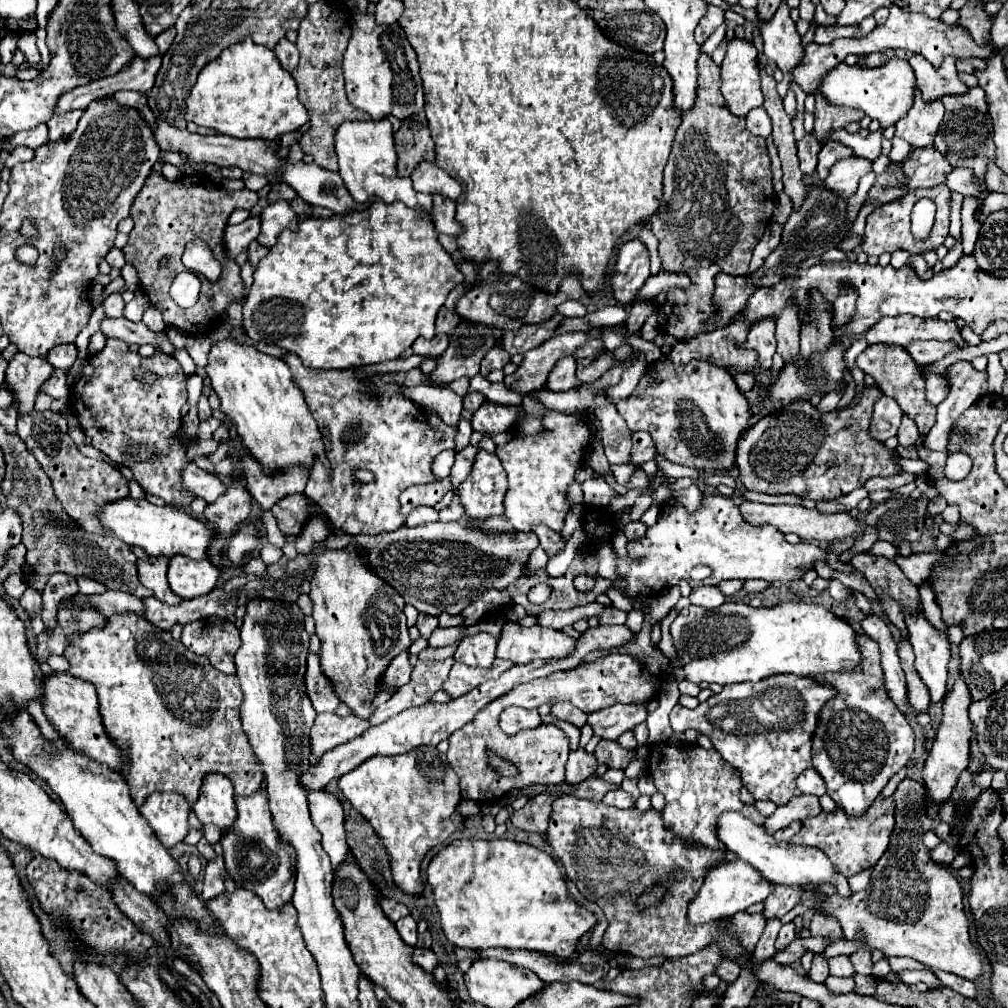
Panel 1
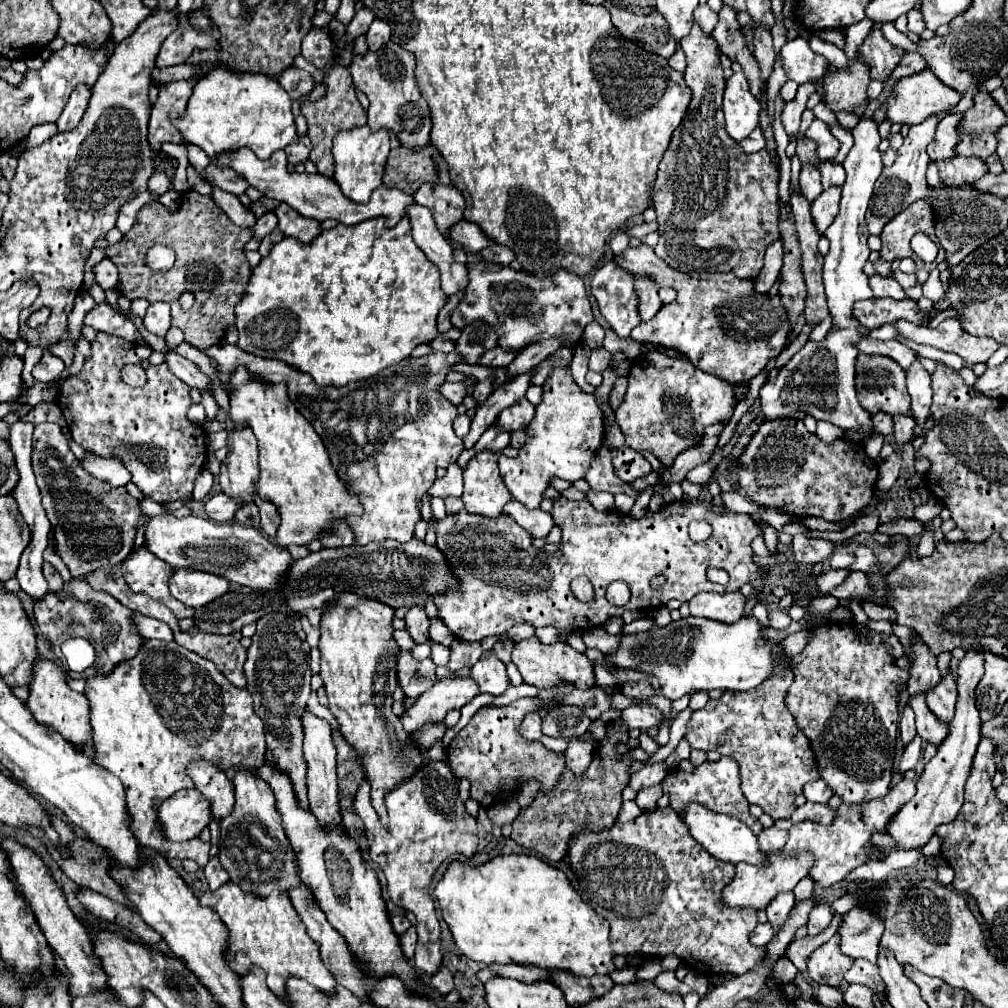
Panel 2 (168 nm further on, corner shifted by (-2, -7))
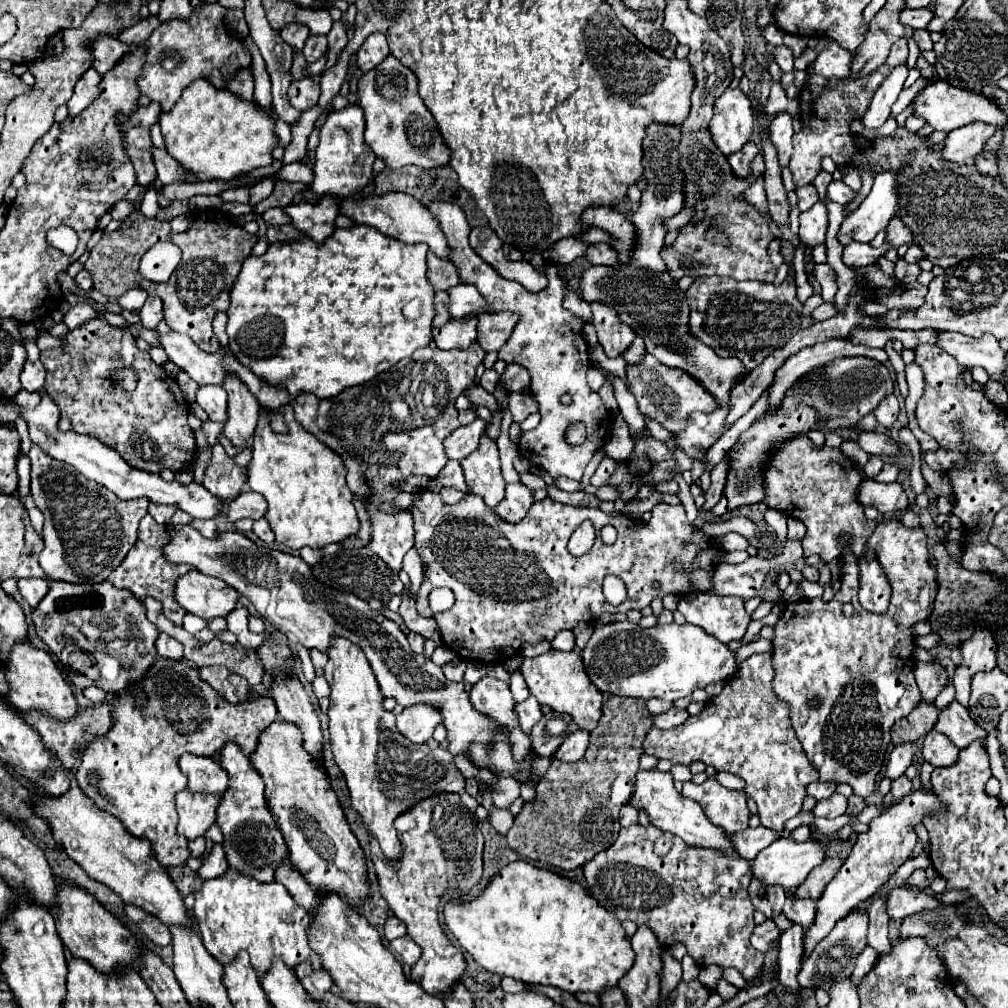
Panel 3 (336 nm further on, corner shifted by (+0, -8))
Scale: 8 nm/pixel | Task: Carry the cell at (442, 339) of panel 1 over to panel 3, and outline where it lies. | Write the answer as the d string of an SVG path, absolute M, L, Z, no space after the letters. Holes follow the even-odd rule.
M476 317L450 319L444 327L434 329L434 343L440 349L466 349L476 341Z

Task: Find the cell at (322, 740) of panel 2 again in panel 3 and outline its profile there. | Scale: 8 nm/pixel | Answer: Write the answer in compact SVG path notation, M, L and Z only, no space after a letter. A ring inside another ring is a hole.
M278 675L278 683L274 683L272 699L276 701L278 715L298 729L304 735L304 749L312 755L316 763L322 761L324 751L324 737L320 729L320 719L314 713L314 707L298 679L282 679Z

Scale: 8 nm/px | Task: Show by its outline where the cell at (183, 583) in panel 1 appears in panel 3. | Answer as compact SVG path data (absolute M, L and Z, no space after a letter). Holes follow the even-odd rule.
M188 571L176 581L174 597L180 607L202 619L226 617L238 601L238 593L220 579Z

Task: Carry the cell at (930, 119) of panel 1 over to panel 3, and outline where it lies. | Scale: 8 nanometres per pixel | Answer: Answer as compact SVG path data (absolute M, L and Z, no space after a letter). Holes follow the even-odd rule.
M970 123L950 131L944 139L942 159L958 165L972 165L976 153L982 151L986 139L996 131L994 125L986 123Z

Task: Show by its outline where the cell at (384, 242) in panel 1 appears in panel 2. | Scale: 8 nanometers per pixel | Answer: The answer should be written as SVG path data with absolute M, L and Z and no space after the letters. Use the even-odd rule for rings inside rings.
M382 218L364 220L364 222L360 222L356 226L338 224L336 228L324 230L318 238L314 238L308 244L304 244L300 240L294 240L294 238L284 238L282 242L274 244L274 248L270 250L270 254L266 258L260 260L260 264L252 270L252 276L248 280L248 286L246 286L244 294L242 294L240 304L236 306L238 346L244 352L250 352L250 354L260 356L260 358L282 360L288 366L310 374L318 386L344 386L348 382L356 382L356 380L364 380L364 378L376 376L380 370L384 370L388 366L394 366L400 360L408 358L418 344L432 342L438 336L436 316L438 316L440 308L444 306L444 302L446 302L446 294L440 288L440 272L426 258L426 254L416 246L416 242L412 238L412 230L410 230L410 220L408 218L402 218L394 228L386 228Z

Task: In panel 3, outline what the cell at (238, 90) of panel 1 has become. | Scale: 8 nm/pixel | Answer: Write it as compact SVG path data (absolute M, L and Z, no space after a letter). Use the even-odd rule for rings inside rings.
M196 79L182 93L170 113L160 115L160 129L168 153L200 181L232 179L256 167L272 165L272 149L278 147L274 113L264 111L258 101L244 101L228 89L216 89L208 79Z

